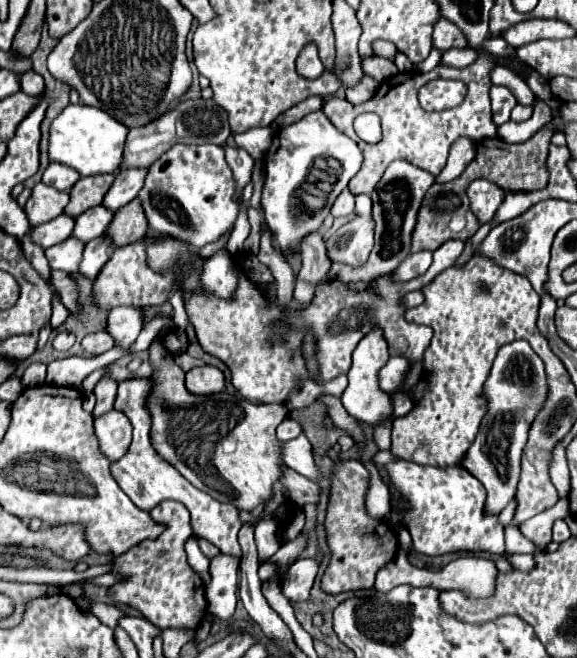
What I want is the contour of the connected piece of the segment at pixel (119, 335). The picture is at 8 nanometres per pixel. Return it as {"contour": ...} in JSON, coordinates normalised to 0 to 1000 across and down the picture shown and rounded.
{"contour":[[[203,467],[189,476],[185,485],[185,506],[196,509],[196,515],[203,518],[199,524],[213,524],[210,518],[220,518],[220,524],[234,521],[237,509],[244,506],[244,473],[231,470],[231,467]]]}

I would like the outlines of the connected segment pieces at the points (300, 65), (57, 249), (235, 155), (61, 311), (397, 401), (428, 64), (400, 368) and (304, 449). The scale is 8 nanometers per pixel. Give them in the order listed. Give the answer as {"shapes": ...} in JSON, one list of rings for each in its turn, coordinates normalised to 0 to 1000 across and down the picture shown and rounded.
{"shapes":[[[[518,87],[515,90],[515,108],[522,114],[556,114],[560,111],[560,102],[556,102],[556,93],[549,87]]],[[[127,360],[113,363],[109,369],[92,372],[88,378],[78,378],[85,406],[95,412],[113,412],[113,415],[133,415],[140,384],[144,384],[144,369]]],[[[390,223],[390,236],[393,236],[393,248],[397,248],[400,260],[404,260],[407,284],[411,284],[411,290],[418,290],[435,275],[435,260],[438,260],[442,245],[418,223]]],[[[97,450],[92,454],[90,479],[87,483],[88,497],[101,498],[114,488],[118,473],[106,460],[104,454]]],[[[686,597],[679,600],[679,608],[685,634],[702,632],[718,619],[718,612],[705,599]]],[[[750,73],[737,93],[718,100],[721,109],[738,111],[752,105],[764,90],[764,79]]],[[[678,543],[671,555],[657,564],[657,588],[671,597],[681,597],[695,585],[705,564],[709,564],[709,549],[702,543]]],[[[527,655],[515,667],[504,667],[504,673],[487,673],[484,670],[484,682],[487,682],[487,698],[497,710],[504,710],[508,716],[529,722],[532,728],[546,731],[553,716],[542,704],[542,691],[539,691],[539,673],[532,670]]]]}

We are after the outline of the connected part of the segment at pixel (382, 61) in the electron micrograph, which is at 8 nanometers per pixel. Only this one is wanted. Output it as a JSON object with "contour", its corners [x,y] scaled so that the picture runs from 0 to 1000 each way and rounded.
{"contour":[[[657,84],[629,90],[626,102],[629,102],[629,111],[643,114],[653,123],[667,123],[667,120],[674,120],[674,117],[681,117],[681,114],[692,111],[688,102],[685,102],[685,96],[678,90],[667,90],[667,87],[657,87]]]}

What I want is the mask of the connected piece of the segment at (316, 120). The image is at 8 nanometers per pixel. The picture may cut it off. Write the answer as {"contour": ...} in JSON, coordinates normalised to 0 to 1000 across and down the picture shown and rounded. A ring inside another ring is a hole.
{"contour":[[[546,169],[546,172],[536,172],[536,175],[529,175],[522,184],[515,184],[515,187],[508,187],[508,190],[501,190],[501,193],[490,193],[490,196],[484,196],[480,202],[477,202],[477,208],[473,208],[473,220],[466,223],[466,229],[463,229],[463,236],[459,236],[459,281],[456,281],[456,299],[452,299],[452,312],[456,312],[456,318],[459,318],[459,336],[463,336],[463,342],[466,342],[466,348],[470,348],[470,354],[473,354],[473,363],[477,363],[477,375],[487,375],[490,378],[490,384],[494,384],[494,378],[504,378],[504,375],[515,375],[518,372],[518,366],[532,357],[532,354],[539,354],[539,351],[549,351],[556,342],[560,342],[560,333],[570,327],[570,321],[574,321],[574,312],[581,309],[581,302],[584,302],[584,296],[605,281],[605,275],[612,272],[612,266],[622,260],[622,254],[626,254],[626,245],[629,245],[629,236],[626,236],[626,229],[622,229],[622,223],[619,223],[619,217],[612,214],[612,211],[605,211],[598,202],[591,202],[591,199],[584,199],[584,193],[577,193],[577,187],[567,181],[567,175],[560,172],[560,169]],[[546,302],[563,302],[563,309],[560,309],[560,315],[553,315],[553,318],[546,318],[542,312],[549,309]]]}

